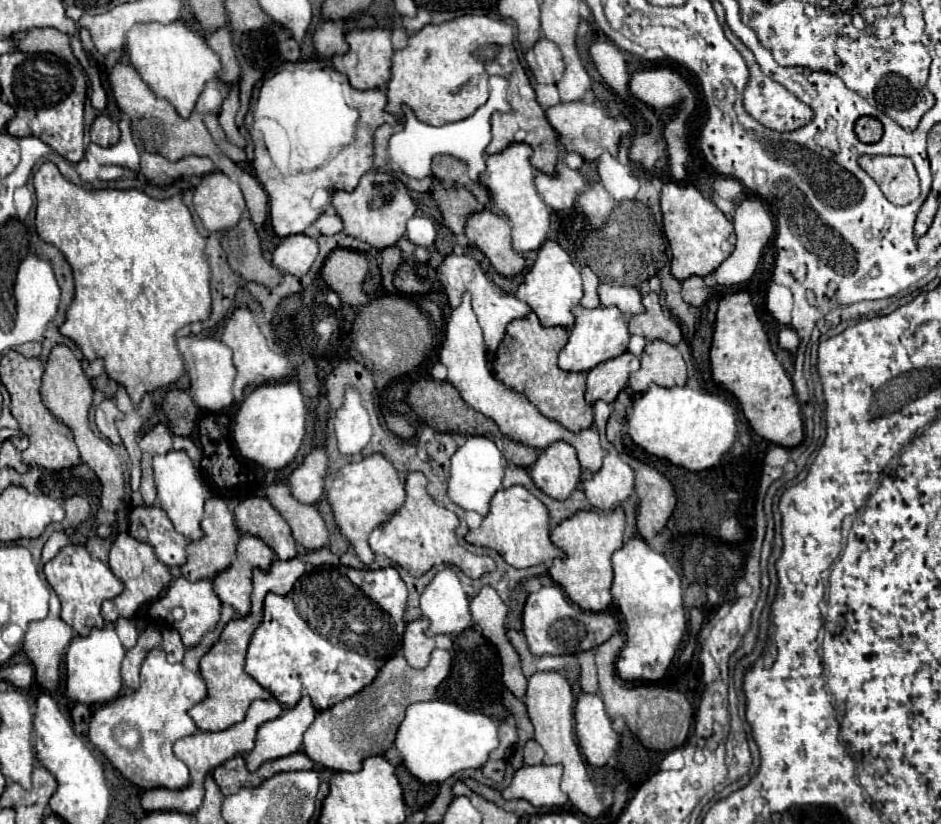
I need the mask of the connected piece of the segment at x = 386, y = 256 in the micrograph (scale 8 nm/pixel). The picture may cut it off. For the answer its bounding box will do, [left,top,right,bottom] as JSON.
[380,246,404,294]

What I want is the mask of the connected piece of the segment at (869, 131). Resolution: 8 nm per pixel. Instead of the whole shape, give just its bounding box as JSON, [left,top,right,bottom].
[856,116,882,144]

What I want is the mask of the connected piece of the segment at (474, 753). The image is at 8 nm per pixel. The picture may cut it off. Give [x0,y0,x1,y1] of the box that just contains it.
[394,700,498,784]

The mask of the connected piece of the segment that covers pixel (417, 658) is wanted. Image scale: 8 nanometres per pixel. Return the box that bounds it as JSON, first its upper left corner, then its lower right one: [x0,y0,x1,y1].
[402,618,452,670]

